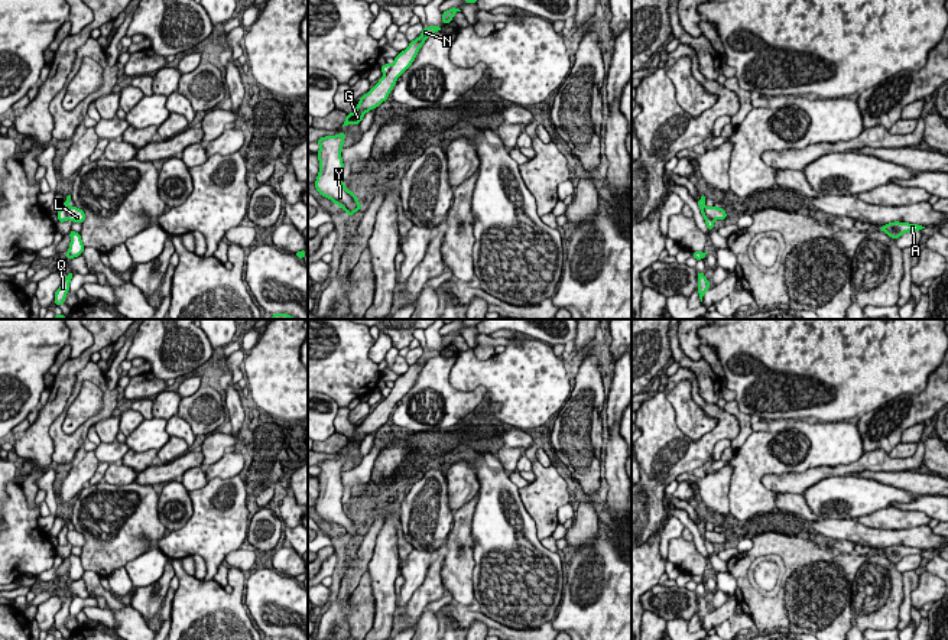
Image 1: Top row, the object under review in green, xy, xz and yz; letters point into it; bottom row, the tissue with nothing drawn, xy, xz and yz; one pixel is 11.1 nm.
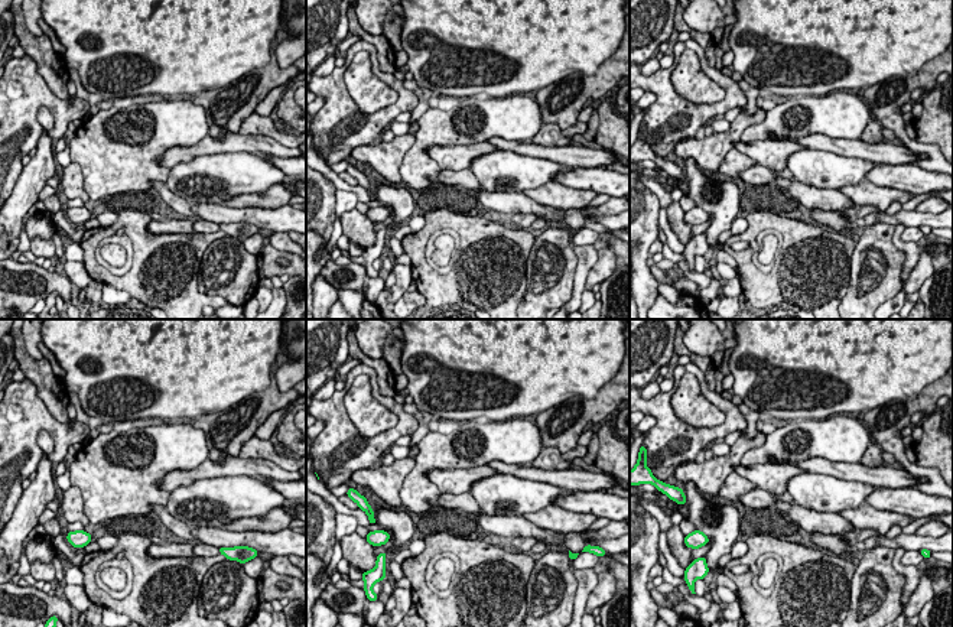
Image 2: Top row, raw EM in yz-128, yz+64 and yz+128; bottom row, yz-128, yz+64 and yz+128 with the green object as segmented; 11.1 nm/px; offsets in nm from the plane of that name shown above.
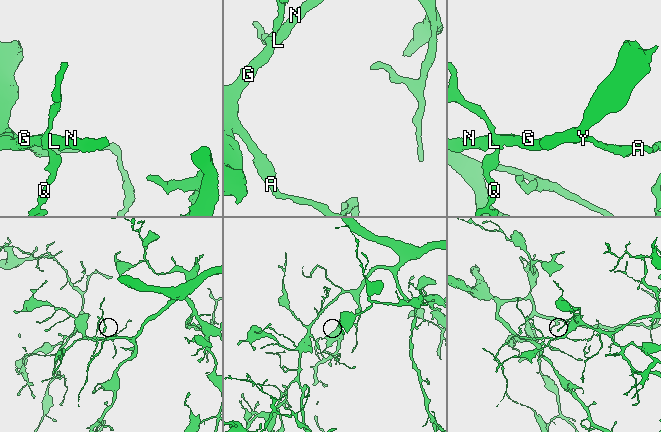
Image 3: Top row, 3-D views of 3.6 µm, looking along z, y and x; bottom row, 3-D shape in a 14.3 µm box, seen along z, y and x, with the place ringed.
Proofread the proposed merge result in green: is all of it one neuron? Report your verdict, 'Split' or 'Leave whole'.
Split

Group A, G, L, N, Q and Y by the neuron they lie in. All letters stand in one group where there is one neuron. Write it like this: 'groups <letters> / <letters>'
groups A G L N Y / Q

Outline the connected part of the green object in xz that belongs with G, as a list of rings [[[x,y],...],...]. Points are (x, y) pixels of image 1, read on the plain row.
[[[439,350],[425,351],[422,357],[395,381],[390,394],[384,397],[384,400],[380,402],[379,406],[358,423],[358,429],[356,431],[356,433],[347,438],[342,451],[348,448],[360,448],[363,439],[367,435],[379,431],[383,425],[387,423],[389,416],[393,413],[396,403],[400,402],[400,399],[412,389],[423,366],[438,354],[441,354]]]

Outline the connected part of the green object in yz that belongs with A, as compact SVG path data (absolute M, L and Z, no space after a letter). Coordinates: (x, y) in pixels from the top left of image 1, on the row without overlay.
M889 546L886 549L883 549L880 553L884 555L889 561L892 561L893 563L897 563L902 558L908 556L908 555L921 555L922 549L918 548L909 548L909 546Z

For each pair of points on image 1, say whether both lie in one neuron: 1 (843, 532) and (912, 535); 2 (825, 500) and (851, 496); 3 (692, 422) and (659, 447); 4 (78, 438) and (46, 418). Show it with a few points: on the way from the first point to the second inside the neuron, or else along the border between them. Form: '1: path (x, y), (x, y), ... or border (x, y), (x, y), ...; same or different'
1: path (860, 533), (870, 538), (895, 538); same
2: path (831, 497), (846, 497); same
3: border (668, 398), (691, 439), (714, 426); different
4: border (72, 393), (51, 425), (51, 455); different

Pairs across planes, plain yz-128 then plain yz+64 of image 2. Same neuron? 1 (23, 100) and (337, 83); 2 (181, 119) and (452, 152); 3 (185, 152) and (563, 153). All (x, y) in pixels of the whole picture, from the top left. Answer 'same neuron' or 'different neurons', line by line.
1: same neuron
2: different neurons
3: different neurons

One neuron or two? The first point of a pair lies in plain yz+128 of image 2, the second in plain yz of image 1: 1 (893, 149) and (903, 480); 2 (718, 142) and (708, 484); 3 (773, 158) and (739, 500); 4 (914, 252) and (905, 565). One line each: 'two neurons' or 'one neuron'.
1: one neuron
2: one neuron
3: two neurons
4: two neurons

